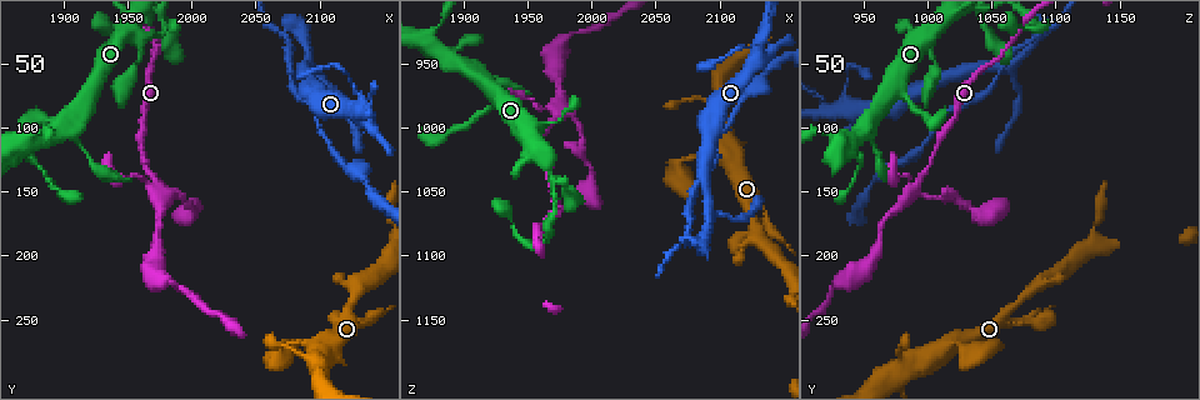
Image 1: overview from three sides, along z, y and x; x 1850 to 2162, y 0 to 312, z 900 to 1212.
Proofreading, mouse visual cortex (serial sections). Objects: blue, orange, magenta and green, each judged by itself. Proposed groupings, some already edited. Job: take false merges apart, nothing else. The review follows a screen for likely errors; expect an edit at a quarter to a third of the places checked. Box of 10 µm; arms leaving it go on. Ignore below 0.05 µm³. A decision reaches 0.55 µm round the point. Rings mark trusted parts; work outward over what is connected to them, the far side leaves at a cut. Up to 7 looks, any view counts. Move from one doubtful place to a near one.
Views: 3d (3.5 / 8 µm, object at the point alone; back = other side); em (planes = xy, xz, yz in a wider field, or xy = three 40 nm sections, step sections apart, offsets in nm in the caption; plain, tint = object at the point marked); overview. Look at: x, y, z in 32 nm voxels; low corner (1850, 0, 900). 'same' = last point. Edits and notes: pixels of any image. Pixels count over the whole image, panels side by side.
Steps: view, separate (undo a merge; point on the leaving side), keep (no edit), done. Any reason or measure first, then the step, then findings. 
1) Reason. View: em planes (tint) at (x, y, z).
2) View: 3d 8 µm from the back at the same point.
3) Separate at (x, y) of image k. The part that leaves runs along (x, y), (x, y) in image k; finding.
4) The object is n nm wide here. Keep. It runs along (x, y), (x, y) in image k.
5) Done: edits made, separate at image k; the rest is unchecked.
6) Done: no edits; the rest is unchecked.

Narrows sharply. View: 3d 3.5 µm from the back at (1974, 152, 990).

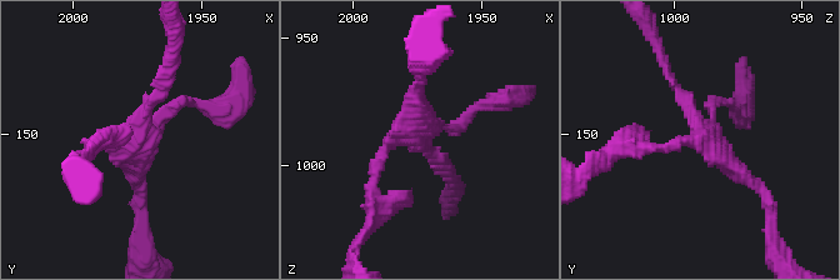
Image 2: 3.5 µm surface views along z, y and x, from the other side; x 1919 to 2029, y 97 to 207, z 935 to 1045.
4 arms meet here; the arms are 150, 150, 150, 200 nm wide. View: em xy step 5 (tint) at (1975, 150, 987).

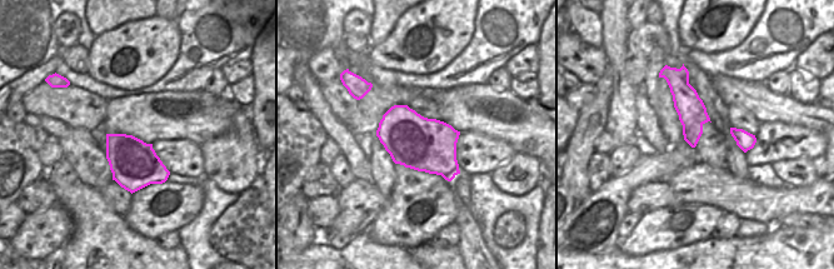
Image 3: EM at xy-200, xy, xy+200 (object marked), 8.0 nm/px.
Keep. It runs along (666, 71), (704, 136), (765, 198) in image 2; one cell here.

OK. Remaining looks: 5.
Abrupt turn. View: 3d 3.5 µm at (1880, 110, 938).

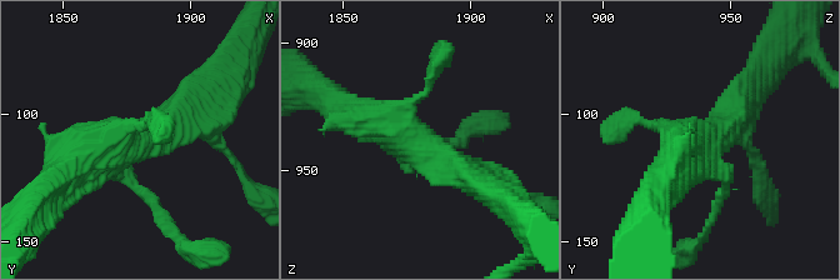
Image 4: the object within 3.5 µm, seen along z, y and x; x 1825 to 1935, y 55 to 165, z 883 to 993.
4 arms meet here; the arms are 100, 150, 400, 450 nm wide; need the tissue. View: em xy step 5 (tint) at (1878, 110, 941).

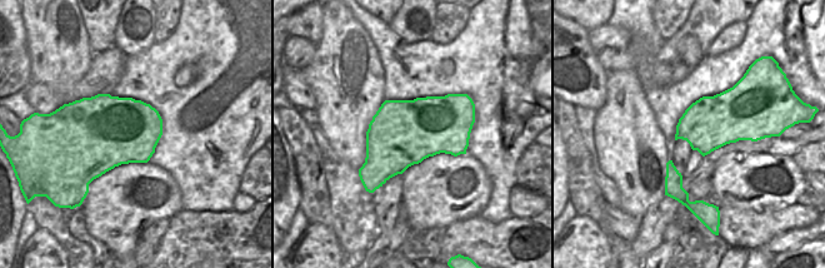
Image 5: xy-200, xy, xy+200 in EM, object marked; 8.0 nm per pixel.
Keep. It runs along (479, 185), (390, 124), (345, 114) in image 4; one cell here.

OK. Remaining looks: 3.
Arms part here. View: 3d 3.5 µm at (2086, 28, 1086).

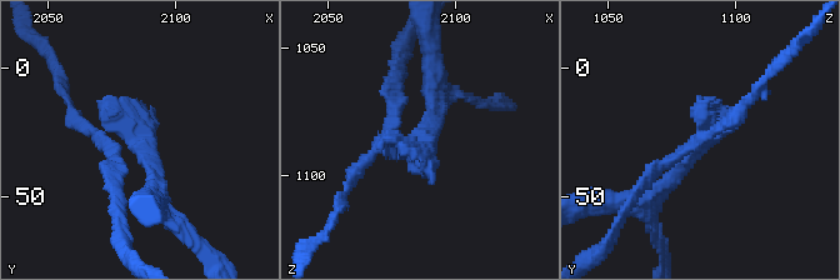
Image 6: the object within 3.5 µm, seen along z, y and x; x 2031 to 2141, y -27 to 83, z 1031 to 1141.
View: em xy step 2 (tint) at (2087, 30, 1086).

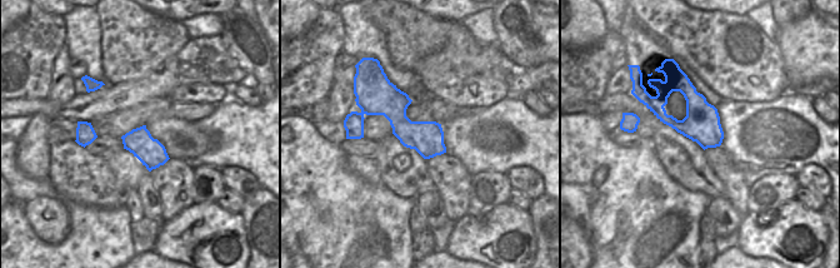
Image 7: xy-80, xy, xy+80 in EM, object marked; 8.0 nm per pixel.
Keep. One cell here.

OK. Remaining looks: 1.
Done: no edits; the rest is unchecked.

